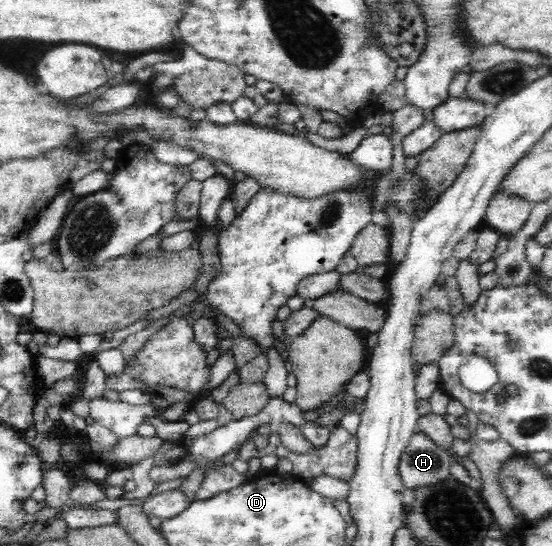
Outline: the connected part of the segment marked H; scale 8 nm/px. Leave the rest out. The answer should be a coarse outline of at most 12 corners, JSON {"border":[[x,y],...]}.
{"border":[[419,430],[399,460],[412,489],[446,479],[450,457]]}

